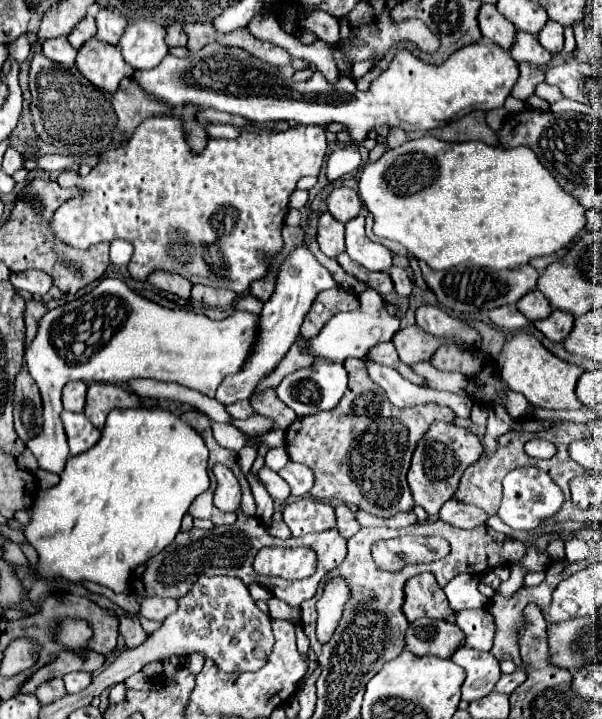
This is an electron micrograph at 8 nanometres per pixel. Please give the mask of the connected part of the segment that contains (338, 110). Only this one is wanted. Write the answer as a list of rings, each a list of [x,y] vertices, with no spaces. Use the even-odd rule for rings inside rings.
[[[478,41],[472,45],[466,45],[464,49],[458,49],[444,61],[442,65],[430,65],[426,61],[420,61],[414,57],[408,49],[400,47],[390,61],[388,69],[384,69],[370,85],[368,91],[356,91],[356,85],[350,77],[340,77],[336,83],[330,83],[324,79],[320,71],[314,71],[312,79],[294,83],[292,79],[286,79],[274,65],[264,63],[262,59],[250,55],[244,49],[238,47],[222,47],[218,43],[210,43],[202,47],[200,51],[188,55],[188,57],[174,57],[166,55],[164,61],[150,71],[134,71],[134,77],[138,85],[148,93],[150,97],[156,97],[158,101],[164,101],[166,105],[200,105],[200,109],[216,109],[226,111],[232,115],[240,115],[248,121],[264,123],[264,121],[290,121],[294,119],[298,125],[324,125],[330,121],[342,123],[350,133],[350,143],[344,147],[338,147],[330,157],[326,165],[326,179],[328,183],[334,183],[342,175],[354,171],[360,167],[360,151],[358,147],[368,137],[368,133],[380,125],[386,127],[400,127],[404,131],[428,131],[434,127],[440,127],[442,123],[456,121],[472,111],[490,111],[496,107],[502,107],[506,97],[510,95],[512,87],[518,81],[518,63],[510,57],[508,51],[500,49],[498,45],[490,41]]]

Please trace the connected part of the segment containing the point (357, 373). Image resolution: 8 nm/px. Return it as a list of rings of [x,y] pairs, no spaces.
[[[346,359],[344,369],[350,381],[340,403],[330,411],[298,417],[286,429],[286,451],[292,461],[312,469],[314,487],[308,495],[314,499],[338,499],[376,517],[394,517],[396,513],[412,511],[416,503],[406,481],[412,453],[434,421],[452,425],[456,415],[450,407],[438,403],[398,409],[388,401],[384,389],[368,377],[364,361]]]

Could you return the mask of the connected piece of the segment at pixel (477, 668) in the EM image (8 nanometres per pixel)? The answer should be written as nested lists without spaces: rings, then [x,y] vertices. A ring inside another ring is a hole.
[[[460,647],[452,655],[452,661],[466,671],[466,681],[462,685],[462,699],[468,703],[488,695],[500,679],[498,659],[490,653]]]

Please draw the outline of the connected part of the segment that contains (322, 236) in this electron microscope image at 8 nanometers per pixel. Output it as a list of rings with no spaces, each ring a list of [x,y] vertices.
[[[324,211],[318,219],[318,245],[328,257],[336,257],[346,251],[344,225],[336,221],[328,211]]]

